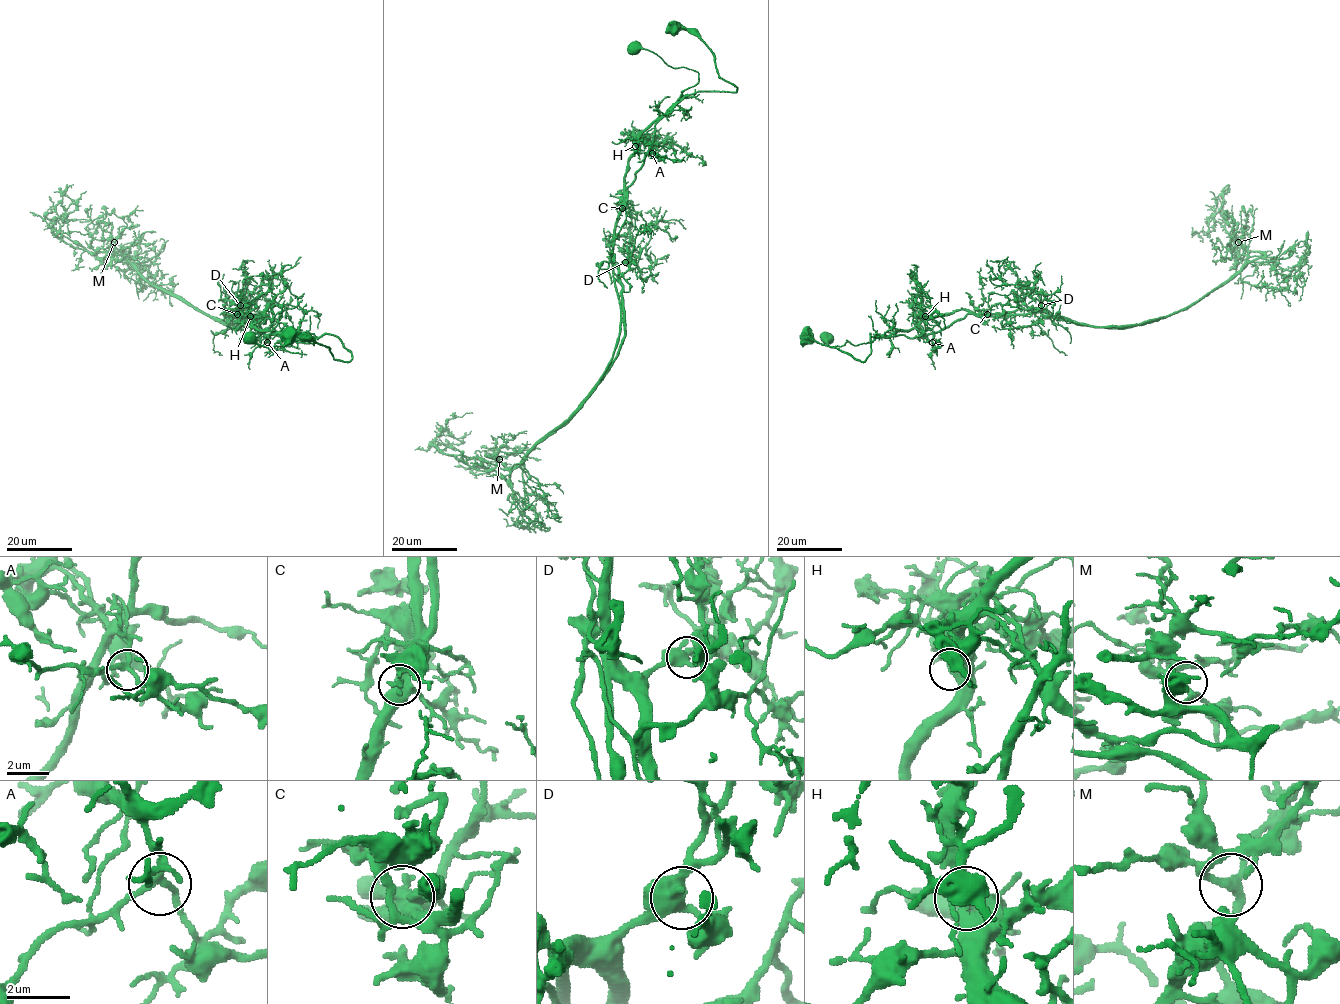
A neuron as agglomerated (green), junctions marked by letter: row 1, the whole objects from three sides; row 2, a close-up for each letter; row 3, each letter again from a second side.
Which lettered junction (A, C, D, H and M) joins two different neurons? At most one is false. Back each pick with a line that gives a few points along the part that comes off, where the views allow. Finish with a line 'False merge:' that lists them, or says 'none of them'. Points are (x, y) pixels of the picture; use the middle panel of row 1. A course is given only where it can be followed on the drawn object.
C: foreign part runs (622, 208), (612, 261), (619, 342), (588, 396), (535, 445), (509, 482), (430, 441)
False merge: C

